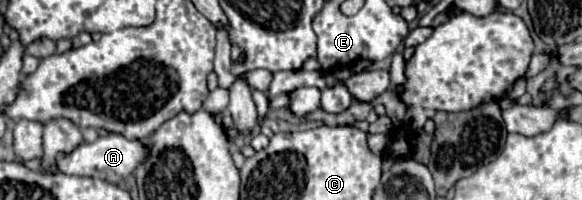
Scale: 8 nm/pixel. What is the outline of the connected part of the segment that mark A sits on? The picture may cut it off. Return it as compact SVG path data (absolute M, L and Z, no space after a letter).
M109 133L93 143L77 145L71 153L57 153L55 167L59 173L77 175L77 177L97 177L109 183L119 183L135 171L135 165L143 161L143 157L147 157L147 149L143 149L141 141L127 141L123 135Z

